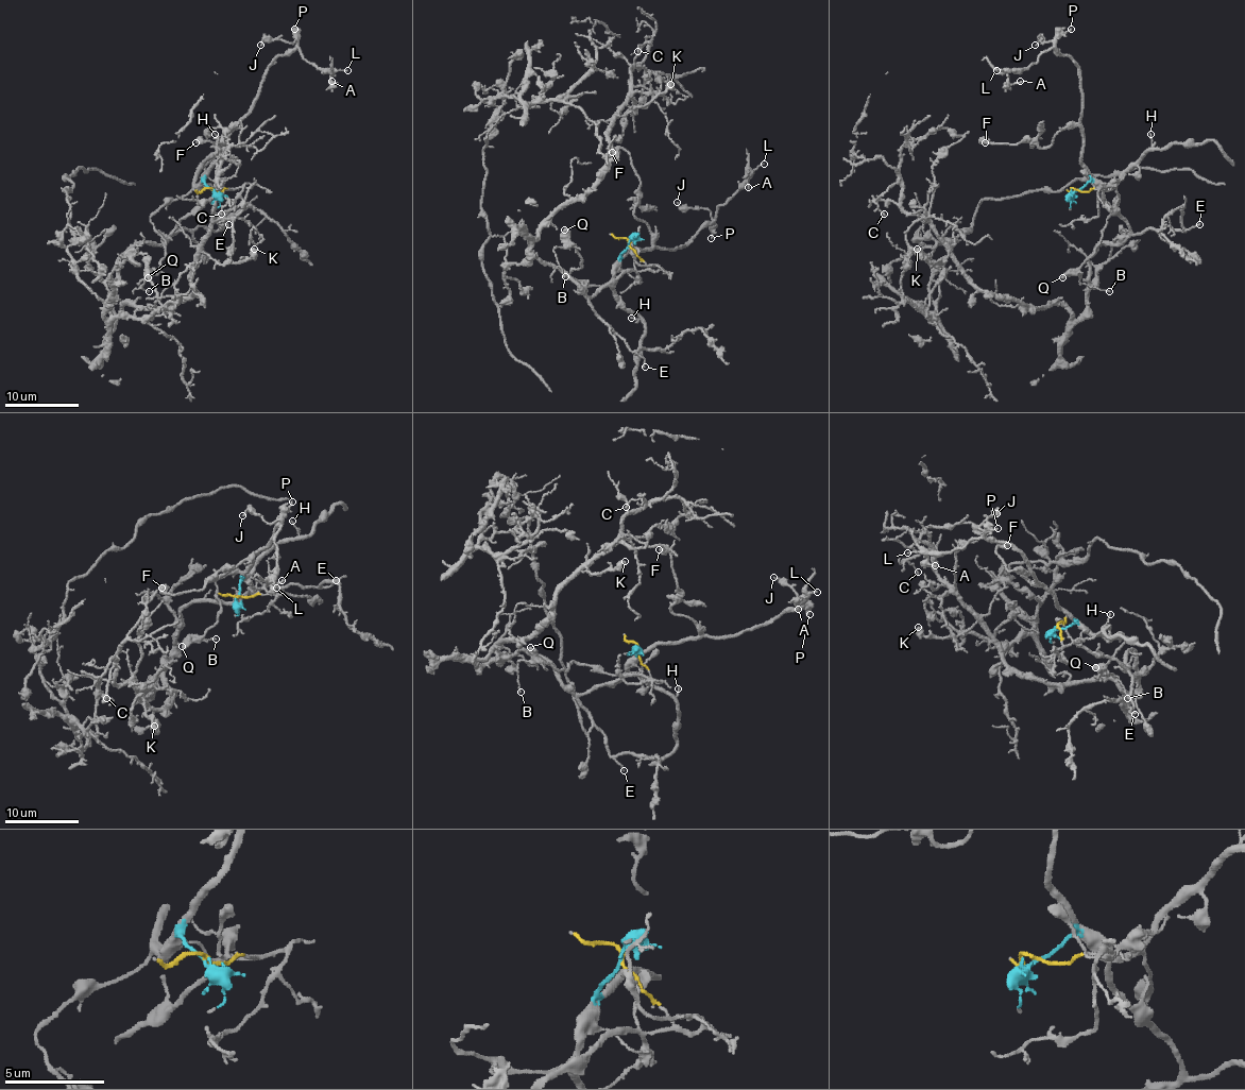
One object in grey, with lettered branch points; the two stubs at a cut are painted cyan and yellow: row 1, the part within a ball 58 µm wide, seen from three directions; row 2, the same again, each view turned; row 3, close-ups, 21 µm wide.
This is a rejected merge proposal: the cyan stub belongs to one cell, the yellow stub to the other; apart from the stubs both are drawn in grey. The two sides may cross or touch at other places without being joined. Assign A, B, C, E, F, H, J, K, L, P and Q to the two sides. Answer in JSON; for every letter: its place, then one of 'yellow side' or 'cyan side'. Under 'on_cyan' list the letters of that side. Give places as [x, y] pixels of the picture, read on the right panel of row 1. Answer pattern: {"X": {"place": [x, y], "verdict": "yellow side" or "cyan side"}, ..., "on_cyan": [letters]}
{"A": {"place": [1020, 81], "verdict": "cyan side"}, "B": {"place": [1109, 291], "verdict": "cyan side"}, "C": {"place": [884, 214], "verdict": "yellow side"}, "E": {"place": [1199, 224], "verdict": "yellow side"}, "F": {"place": [985, 142], "verdict": "cyan side"}, "H": {"place": [1150, 134], "verdict": "cyan side"}, "J": {"place": [1035, 45], "verdict": "cyan side"}, "K": {"place": [917, 249], "verdict": "yellow side"}, "L": {"place": [996, 70], "verdict": "cyan side"}, "P": {"place": [1071, 29], "verdict": "cyan side"}, "Q": {"place": [1062, 277], "verdict": "cyan side"}, "on_cyan": ["A", "B", "F", "H", "J", "L", "P", "Q"]}

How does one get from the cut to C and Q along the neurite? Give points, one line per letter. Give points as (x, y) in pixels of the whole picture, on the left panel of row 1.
C: (211, 190), (231, 189), (123, 255), (114, 320), (191, 292), (218, 183), (221, 215)
Q: (211, 190), (203, 182), (186, 194), (168, 200), (149, 218), (153, 230), (164, 240), (164, 259), (148, 277)

